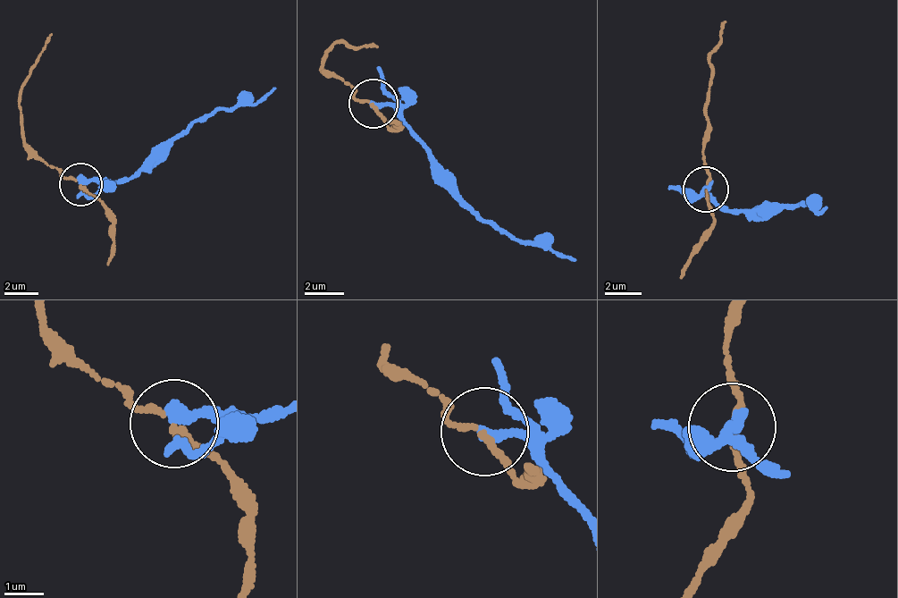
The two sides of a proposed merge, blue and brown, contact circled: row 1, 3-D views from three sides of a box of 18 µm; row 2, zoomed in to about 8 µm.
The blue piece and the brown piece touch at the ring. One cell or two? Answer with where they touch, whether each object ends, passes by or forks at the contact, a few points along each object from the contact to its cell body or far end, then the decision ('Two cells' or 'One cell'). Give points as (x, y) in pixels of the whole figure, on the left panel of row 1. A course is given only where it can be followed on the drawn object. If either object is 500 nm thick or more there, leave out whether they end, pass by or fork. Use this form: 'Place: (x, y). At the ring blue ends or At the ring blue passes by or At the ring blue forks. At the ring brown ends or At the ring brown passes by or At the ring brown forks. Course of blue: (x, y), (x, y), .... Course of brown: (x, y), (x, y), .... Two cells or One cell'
Place: (80, 184). At the ring blue ends. At the ring brown passes by. Course of blue: (81, 183), (130, 175), (167, 146), (222, 111), (257, 106), (276, 88). Course of brown: (81, 183), (64, 178), (20, 136), (18, 91), (51, 35). Two cells

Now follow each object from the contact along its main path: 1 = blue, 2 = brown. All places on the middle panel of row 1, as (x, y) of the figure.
1: (374, 102), (423, 143), (455, 199), (514, 240), (577, 258)
2: (374, 102), (356, 98), (321, 61), (328, 46), (376, 48)

